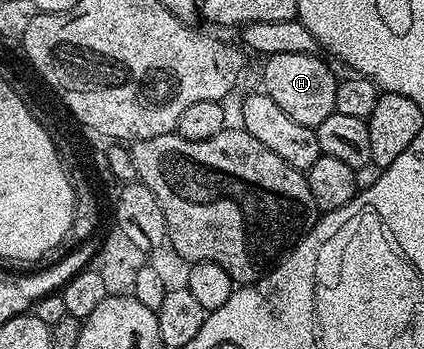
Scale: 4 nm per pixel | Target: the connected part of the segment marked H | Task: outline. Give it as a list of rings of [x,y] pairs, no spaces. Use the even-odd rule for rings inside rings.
[[[282,52],[281,54],[267,55],[263,62],[264,71],[260,74],[261,80],[264,81],[263,93],[268,94],[270,100],[274,100],[274,104],[278,104],[278,108],[282,108],[282,112],[286,112],[286,116],[290,116],[290,120],[298,120],[298,124],[314,128],[318,124],[322,124],[322,120],[326,120],[326,116],[336,113],[334,96],[336,95],[338,78],[337,75],[332,75],[331,68],[320,59],[320,56],[299,54],[298,52]]]

